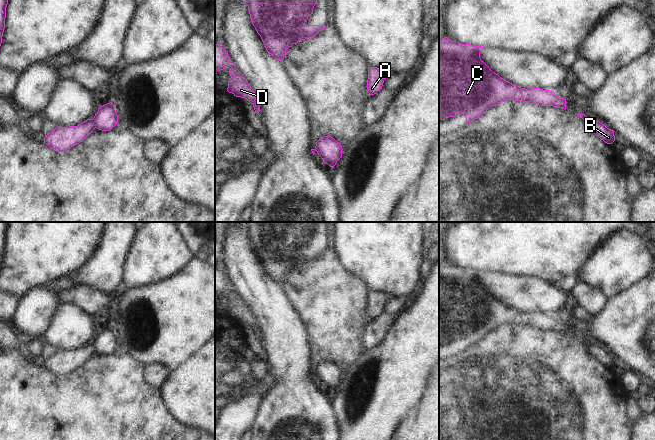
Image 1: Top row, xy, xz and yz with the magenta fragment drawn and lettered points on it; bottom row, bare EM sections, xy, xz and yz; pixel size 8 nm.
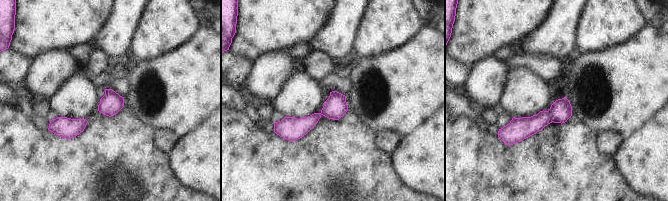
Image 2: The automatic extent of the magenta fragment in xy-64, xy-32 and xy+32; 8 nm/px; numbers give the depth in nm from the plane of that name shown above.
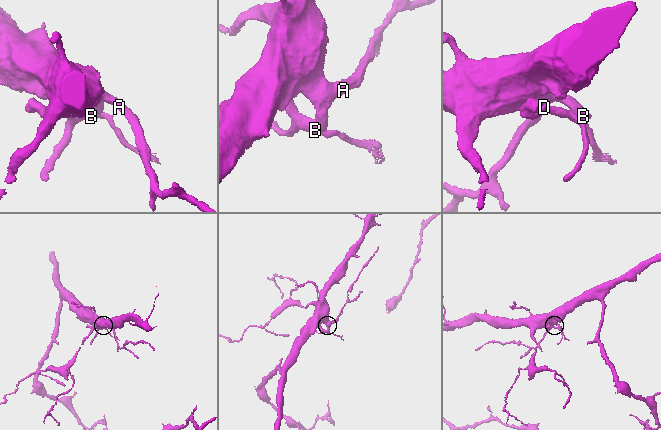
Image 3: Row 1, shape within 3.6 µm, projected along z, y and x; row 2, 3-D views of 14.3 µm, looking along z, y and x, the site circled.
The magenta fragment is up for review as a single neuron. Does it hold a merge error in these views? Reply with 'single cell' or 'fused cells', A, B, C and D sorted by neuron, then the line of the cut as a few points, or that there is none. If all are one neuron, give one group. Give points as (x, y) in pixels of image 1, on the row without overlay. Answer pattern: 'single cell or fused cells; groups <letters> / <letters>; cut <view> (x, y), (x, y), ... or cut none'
fused cells; groups A C / B D; cut xy (91, 343), (96, 351)

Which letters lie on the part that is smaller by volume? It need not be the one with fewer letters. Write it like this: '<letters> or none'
B, D

